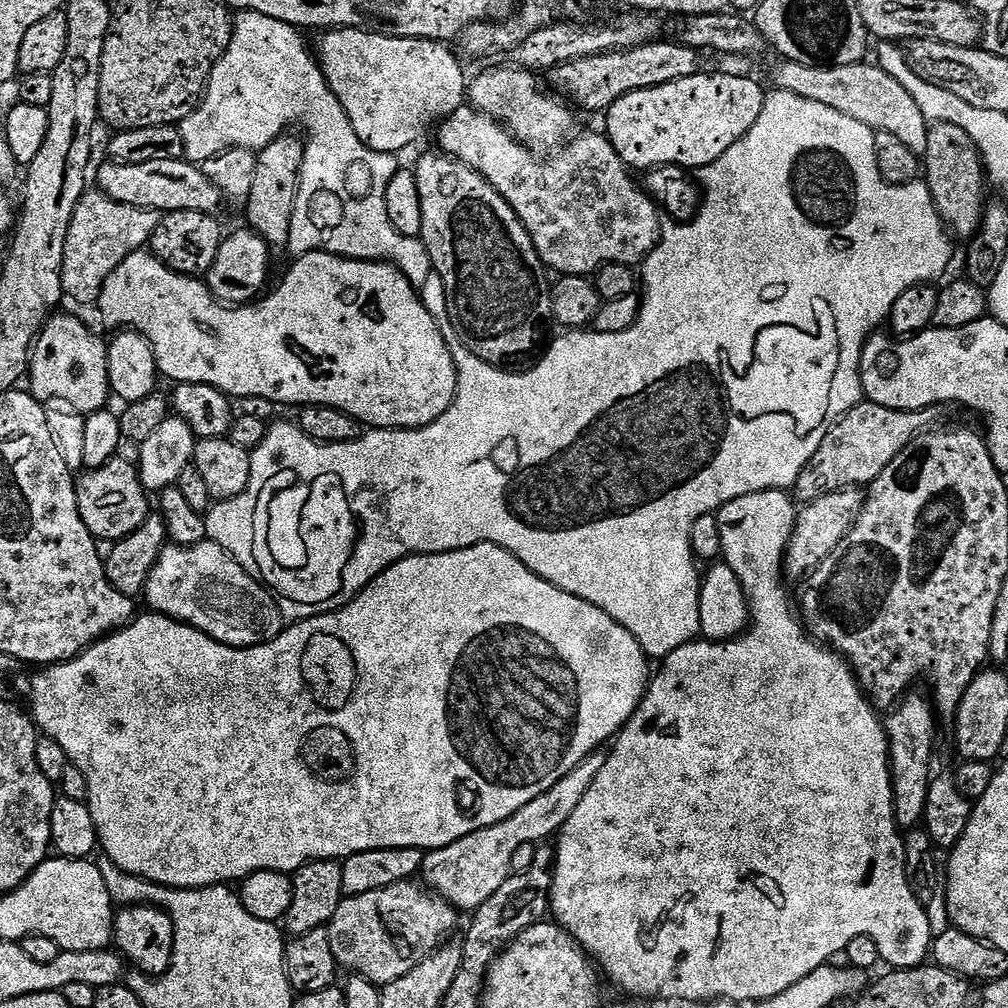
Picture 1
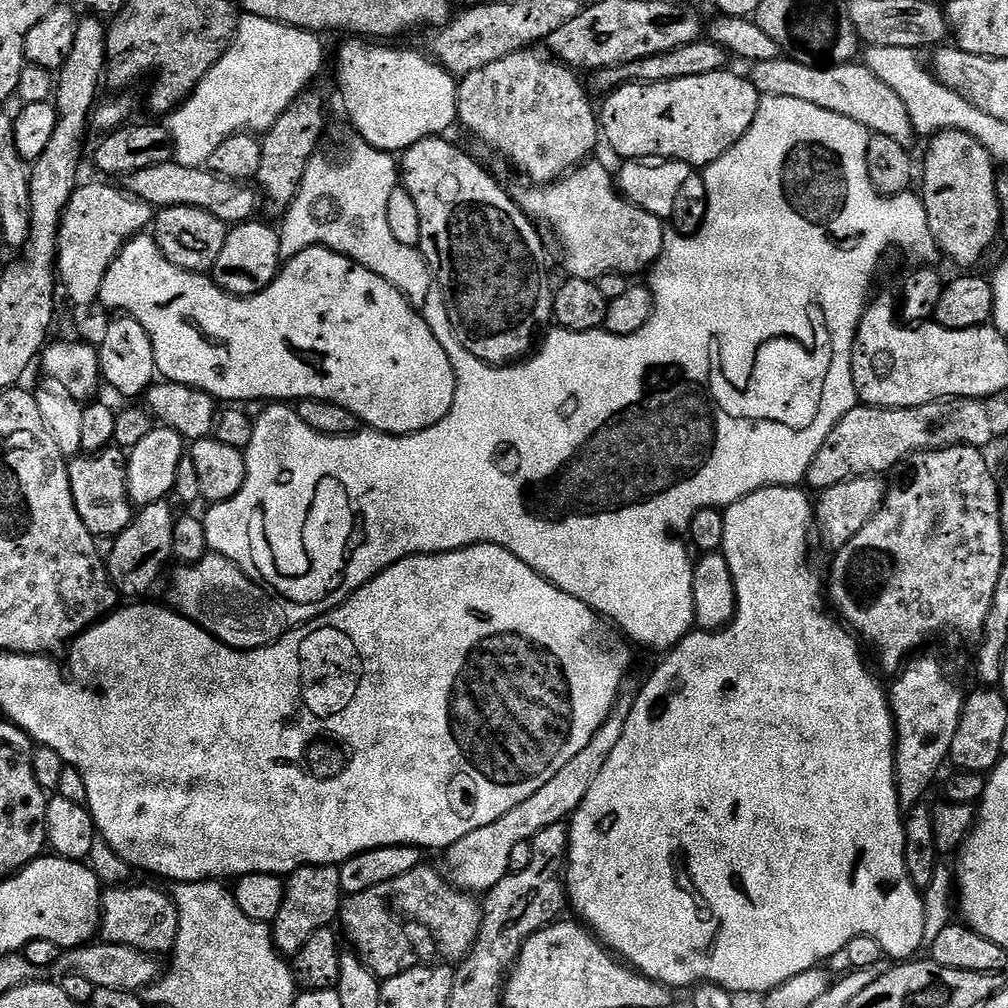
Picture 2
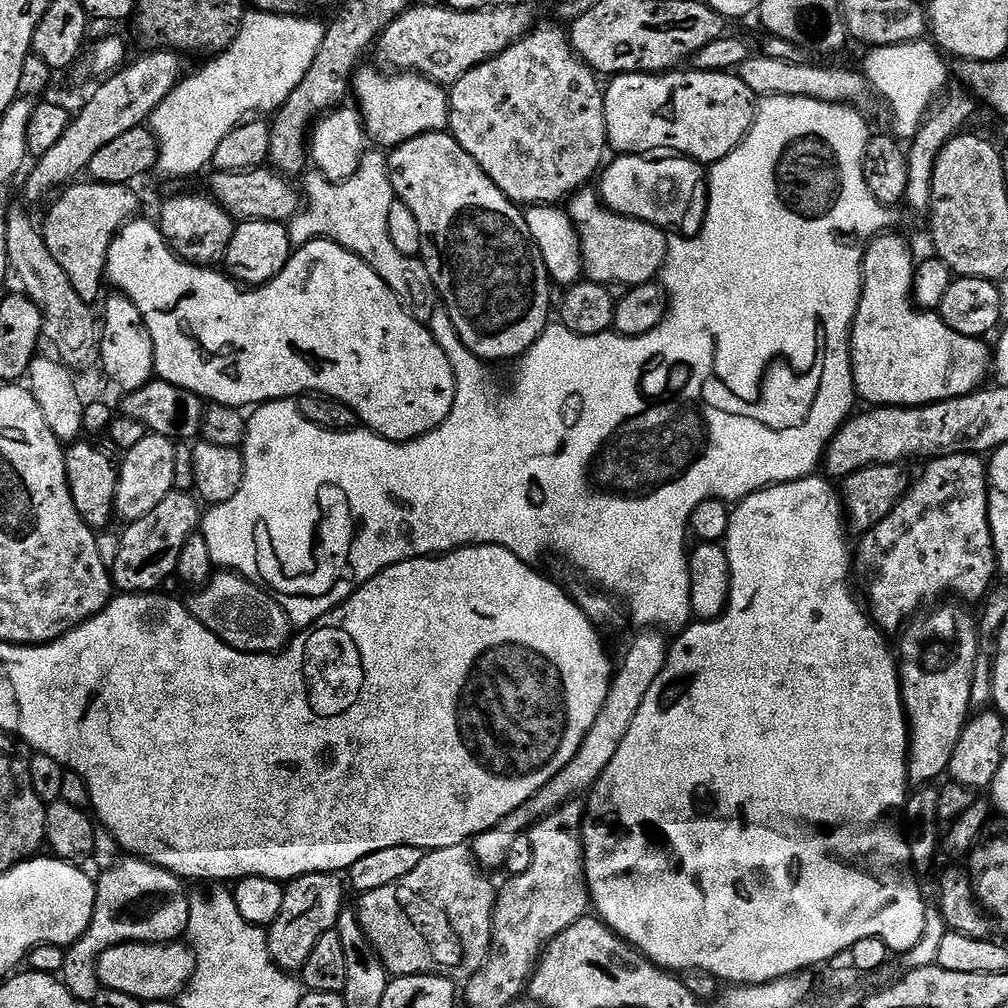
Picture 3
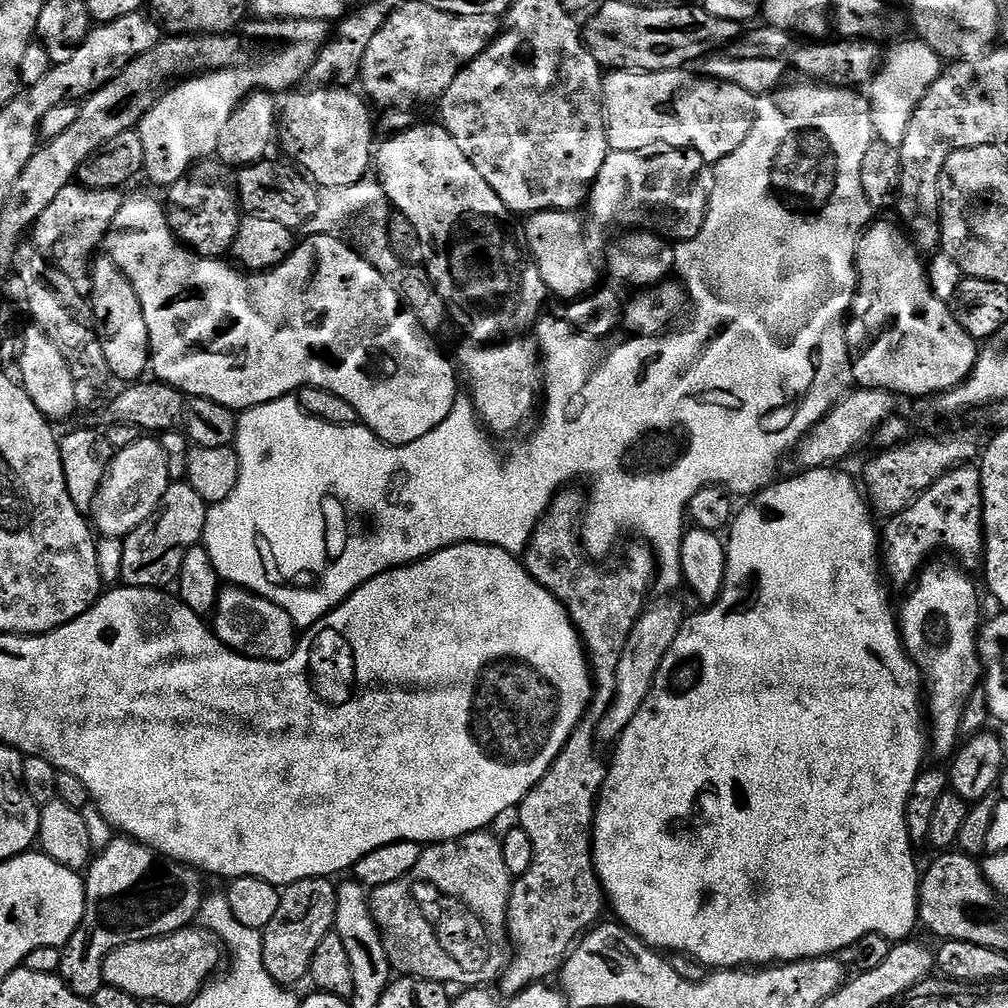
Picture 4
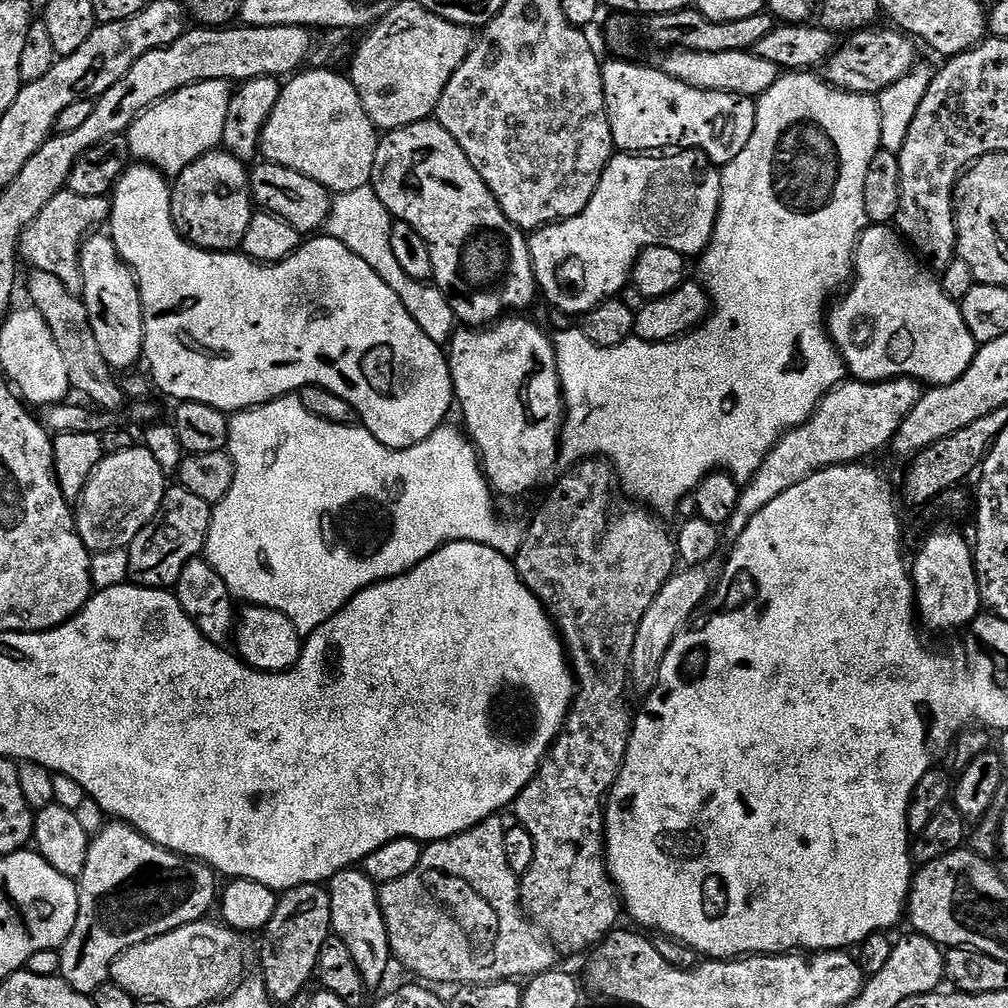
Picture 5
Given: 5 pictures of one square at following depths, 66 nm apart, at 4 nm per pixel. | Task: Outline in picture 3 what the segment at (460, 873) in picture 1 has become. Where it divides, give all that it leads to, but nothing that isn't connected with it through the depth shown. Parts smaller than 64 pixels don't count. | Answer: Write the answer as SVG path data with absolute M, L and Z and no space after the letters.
M644 630L639 634L641 636L633 638L632 645L629 646L628 653L624 656L624 661L621 664L619 661L612 678L612 685L606 694L606 702L602 702L602 710L598 712L594 726L590 726L578 754L574 754L574 758L570 758L570 762L566 762L566 766L562 766L562 770L558 774L554 774L554 778L550 778L550 782L546 782L546 786L542 786L542 790L538 790L525 804L518 806L518 810L511 812L498 827L491 828L471 841L472 855L475 856L476 862L481 868L485 870L503 869L506 853L510 851L510 845L514 843L516 836L527 833L535 821L542 819L543 816L549 816L561 804L567 804L569 800L579 797L581 795L579 792L587 793L595 786L596 780L606 770L606 766L610 766L610 758L614 758L614 754L618 754L618 746L622 746L622 738L626 738L626 730L630 730L630 722L634 722L634 714L638 714L638 706L642 706L642 698L646 698L650 686L654 686L654 678L658 678L658 674L662 674L662 666L666 666L668 657L670 640L669 637L664 637L667 635L663 631Z

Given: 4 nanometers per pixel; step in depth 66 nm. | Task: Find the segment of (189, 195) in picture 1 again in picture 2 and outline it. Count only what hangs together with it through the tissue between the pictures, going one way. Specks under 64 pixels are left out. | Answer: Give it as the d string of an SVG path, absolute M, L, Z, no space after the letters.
M175 162L159 164L150 166L146 170L133 172L130 183L132 183L131 195L137 200L144 200L147 204L151 204L156 210L174 206L194 206L214 214L214 218L229 226L243 224L257 215L258 192L255 187L239 180L219 176L216 172L209 172L207 167L191 168Z

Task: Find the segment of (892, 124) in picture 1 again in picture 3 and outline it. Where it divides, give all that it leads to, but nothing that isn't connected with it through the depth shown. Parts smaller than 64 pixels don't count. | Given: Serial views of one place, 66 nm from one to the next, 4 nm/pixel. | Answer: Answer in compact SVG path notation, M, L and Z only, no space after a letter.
M753 54L738 70L738 75L746 86L750 86L753 96L767 98L770 96L801 96L814 98L831 104L847 104L864 106L870 95L870 85L865 75L859 71L851 72L848 68L818 68L811 62L795 64L794 62L778 62L778 58L770 58L763 54Z

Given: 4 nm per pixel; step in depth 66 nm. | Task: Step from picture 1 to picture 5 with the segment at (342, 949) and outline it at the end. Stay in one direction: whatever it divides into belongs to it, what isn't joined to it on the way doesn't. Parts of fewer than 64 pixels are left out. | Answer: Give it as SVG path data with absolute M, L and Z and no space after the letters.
M499 815L491 816L457 836L431 841L421 851L418 866L414 866L410 874L398 878L398 882L379 885L382 918L386 918L392 955L397 965L400 963L406 971L416 975L413 977L433 985L475 986L512 982L520 978L516 976L540 976L557 967L556 945L548 933L532 923L520 905L518 873L510 870L506 863L502 850L506 824L500 819Z

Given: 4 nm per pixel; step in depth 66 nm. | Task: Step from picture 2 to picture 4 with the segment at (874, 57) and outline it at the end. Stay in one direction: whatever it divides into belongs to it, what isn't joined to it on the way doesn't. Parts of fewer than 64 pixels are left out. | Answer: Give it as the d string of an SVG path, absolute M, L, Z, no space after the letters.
M911 39L894 47L889 56L887 53L881 68L868 86L871 104L868 111L871 114L873 133L877 139L895 148L899 148L905 140L905 128L910 124L914 110L942 71L940 56L930 46L926 46L923 40Z

